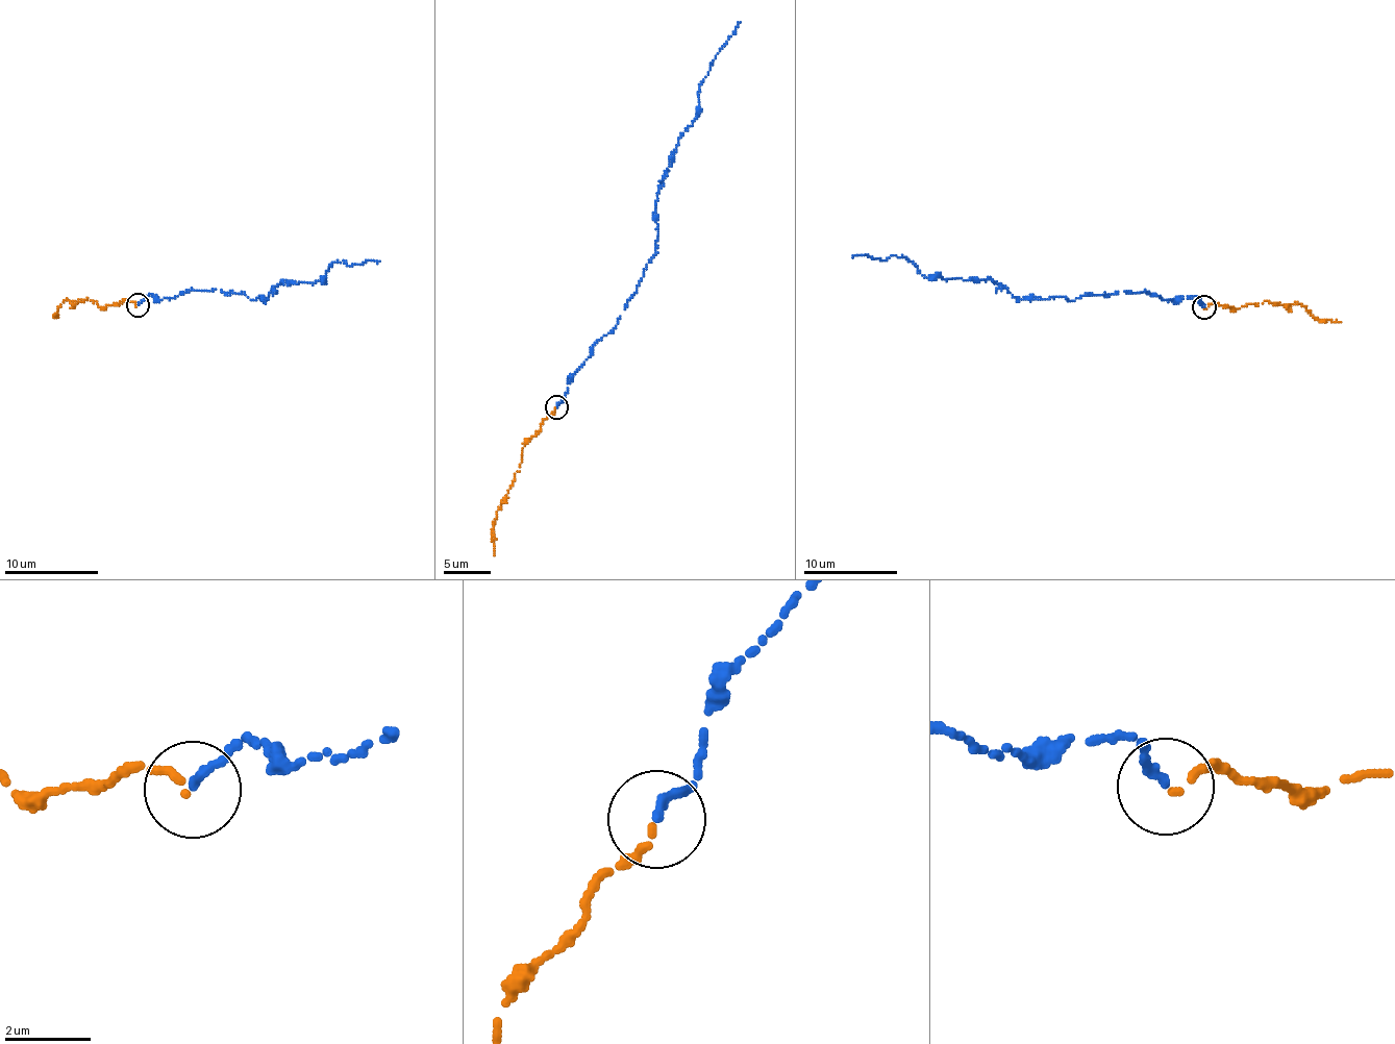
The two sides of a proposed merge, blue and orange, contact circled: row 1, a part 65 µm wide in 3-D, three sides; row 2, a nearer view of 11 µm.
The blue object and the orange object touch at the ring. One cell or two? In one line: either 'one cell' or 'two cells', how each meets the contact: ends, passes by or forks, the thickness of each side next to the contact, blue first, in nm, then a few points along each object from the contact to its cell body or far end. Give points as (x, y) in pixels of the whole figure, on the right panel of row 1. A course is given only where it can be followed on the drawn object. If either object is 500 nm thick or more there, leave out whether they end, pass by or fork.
one cell; blue ends; orange ends; calibres 220 and 160 nm; course blue (1204, 306), (1196, 296), (1145, 292), (1014, 297), (990, 279), (924, 277), (904, 256), (852, 255); course orange (1204, 308), (1211, 304), (1240, 308), (1269, 301), (1299, 304), (1319, 320), (1341, 322)

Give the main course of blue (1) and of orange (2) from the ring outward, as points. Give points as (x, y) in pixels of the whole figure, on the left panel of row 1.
1: (139, 304), (149, 293), (158, 299), (191, 290), (266, 299), (282, 281), (325, 281), (334, 262), (379, 260)
2: (135, 306), (132, 301), (98, 306), (96, 301), (86, 298), (64, 300), (53, 316)

